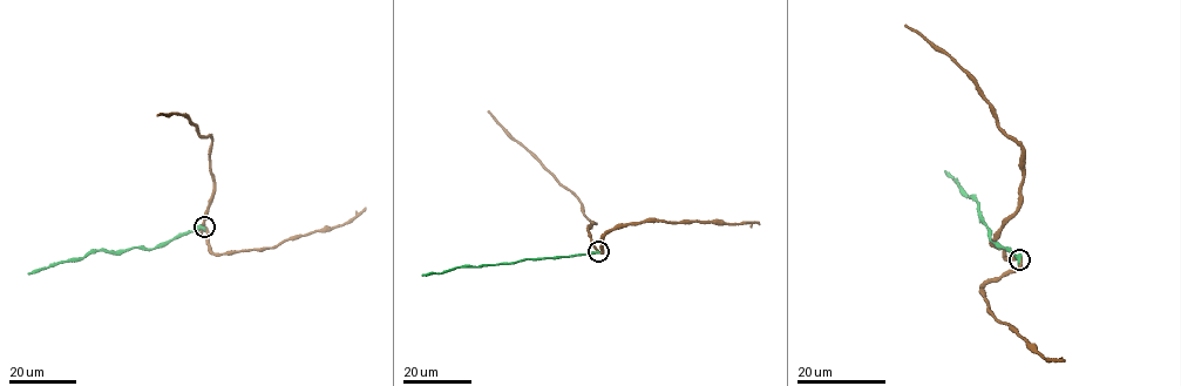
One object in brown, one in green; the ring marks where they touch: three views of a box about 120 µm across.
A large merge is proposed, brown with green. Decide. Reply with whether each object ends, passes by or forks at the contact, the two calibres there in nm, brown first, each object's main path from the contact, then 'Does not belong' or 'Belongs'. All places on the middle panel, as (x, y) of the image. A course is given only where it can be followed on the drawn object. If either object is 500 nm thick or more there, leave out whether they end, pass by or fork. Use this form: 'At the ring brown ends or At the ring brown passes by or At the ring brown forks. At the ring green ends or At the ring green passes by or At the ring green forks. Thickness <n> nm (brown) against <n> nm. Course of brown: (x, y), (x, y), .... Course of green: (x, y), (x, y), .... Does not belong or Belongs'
Thickness 550 nm (brown) against 650 nm. Course of brown: (598, 251), (586, 228), (590, 222), (595, 223), (585, 217), (581, 202), (487, 112). Course of green: (598, 251), (422, 275). Does not belong

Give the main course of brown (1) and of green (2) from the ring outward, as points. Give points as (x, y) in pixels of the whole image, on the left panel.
1: (204, 227), (201, 230), (214, 187), (211, 137), (199, 135), (190, 119), (156, 115)
2: (204, 227), (180, 234), (155, 248), (87, 252), (83, 257), (27, 275)

